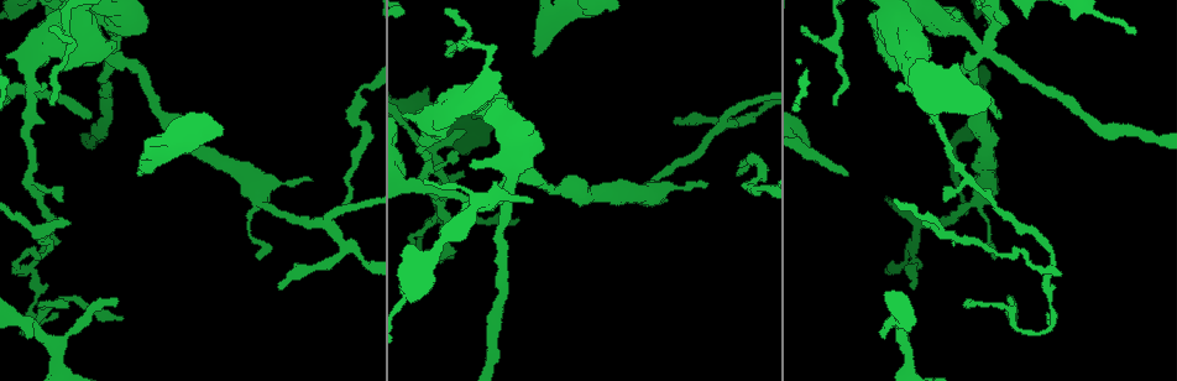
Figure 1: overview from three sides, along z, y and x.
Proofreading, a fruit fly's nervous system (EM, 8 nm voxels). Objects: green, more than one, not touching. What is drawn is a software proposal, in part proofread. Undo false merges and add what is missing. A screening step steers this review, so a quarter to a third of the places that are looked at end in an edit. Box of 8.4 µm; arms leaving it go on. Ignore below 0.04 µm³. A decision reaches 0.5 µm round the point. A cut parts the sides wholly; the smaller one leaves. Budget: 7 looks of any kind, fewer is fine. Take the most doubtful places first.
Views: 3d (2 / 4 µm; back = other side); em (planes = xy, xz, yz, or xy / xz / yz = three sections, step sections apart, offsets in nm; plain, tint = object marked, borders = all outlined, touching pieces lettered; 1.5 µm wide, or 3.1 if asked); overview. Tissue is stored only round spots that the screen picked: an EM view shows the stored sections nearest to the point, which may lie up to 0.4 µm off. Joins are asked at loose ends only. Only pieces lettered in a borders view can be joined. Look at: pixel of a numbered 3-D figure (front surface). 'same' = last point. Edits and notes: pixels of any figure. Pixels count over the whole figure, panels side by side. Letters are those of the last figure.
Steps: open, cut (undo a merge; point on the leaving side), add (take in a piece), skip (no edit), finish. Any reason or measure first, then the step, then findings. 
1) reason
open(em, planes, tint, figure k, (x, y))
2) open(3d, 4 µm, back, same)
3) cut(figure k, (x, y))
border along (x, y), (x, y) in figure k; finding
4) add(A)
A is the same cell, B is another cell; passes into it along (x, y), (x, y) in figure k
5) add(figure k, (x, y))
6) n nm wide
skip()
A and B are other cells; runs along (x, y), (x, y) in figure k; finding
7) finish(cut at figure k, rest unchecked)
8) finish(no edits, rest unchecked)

free end
open(em, yz, step 8, tint, figure 1, (1000, 114))

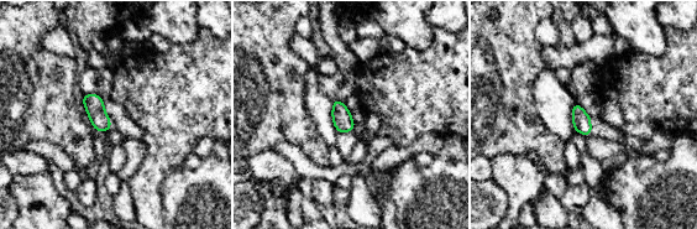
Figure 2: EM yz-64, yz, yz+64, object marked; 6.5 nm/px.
open(em, planes, borders, same)

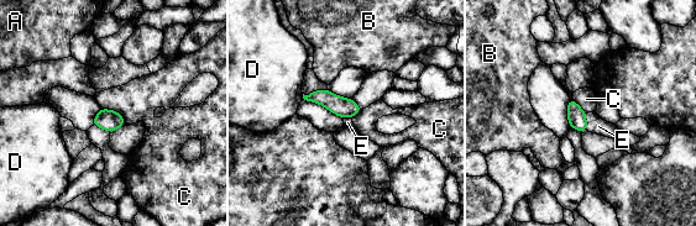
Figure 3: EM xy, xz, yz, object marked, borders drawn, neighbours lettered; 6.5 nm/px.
C touches over 190 nm
add(E)
E is the same cell, A, B, C and D are other cells; it goes on there

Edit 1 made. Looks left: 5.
a narrow waist
open(em, planes, tint, figure 1, (30, 264))

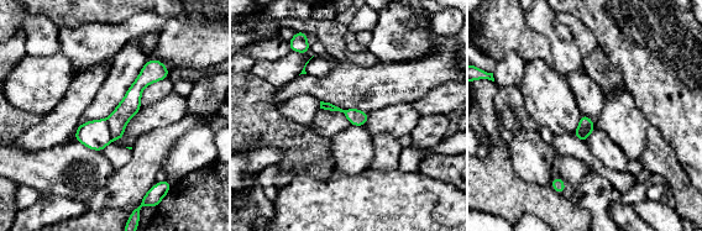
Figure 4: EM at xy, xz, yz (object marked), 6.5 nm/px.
see the neighbours
open(em, planes, borders, same)

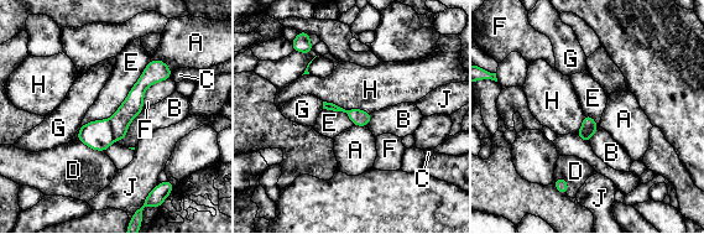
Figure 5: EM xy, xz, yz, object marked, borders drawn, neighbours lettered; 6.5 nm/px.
cut(figure 5, (133, 105))
A, B, C, D, E, F, G, H and J are other cells; the part that leaves runs along (160, 63), (136, 92), (116, 136) in figure 5; two neurons meet here

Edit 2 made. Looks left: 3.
thin end
open(em, planes, tint, figure 1, (993, 257))

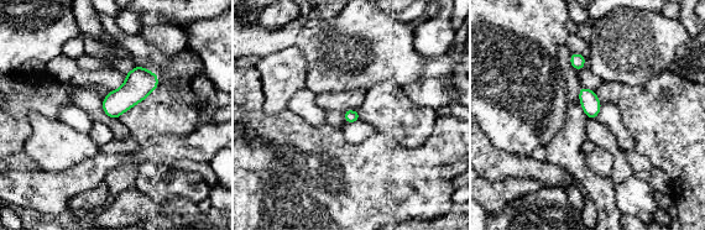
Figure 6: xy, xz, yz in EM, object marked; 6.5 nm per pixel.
open(em, planes, borders, same)

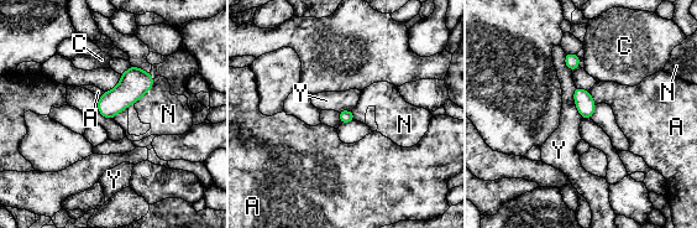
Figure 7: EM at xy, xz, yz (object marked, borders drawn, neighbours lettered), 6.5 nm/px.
skip()
A, C, N and Y are other cells; border along (575, 86), (574, 102), (582, 118) in figure 7; none of them fits

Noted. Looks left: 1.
finish(add at figure 3, cut at figure 5, rest unchecked)

